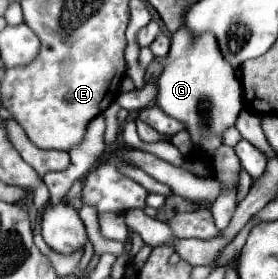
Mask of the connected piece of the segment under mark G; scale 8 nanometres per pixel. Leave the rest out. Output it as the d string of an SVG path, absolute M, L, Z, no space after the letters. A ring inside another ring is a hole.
M185 19L181 27L171 37L169 63L157 79L157 105L187 125L195 147L213 155L221 145L221 133L235 125L239 111L243 109L243 87L235 77L235 69L221 59L221 51L217 47L217 39L213 35L193 35L189 27L185 27Z

